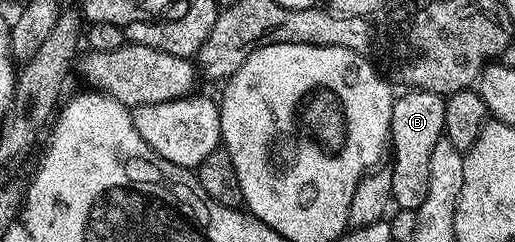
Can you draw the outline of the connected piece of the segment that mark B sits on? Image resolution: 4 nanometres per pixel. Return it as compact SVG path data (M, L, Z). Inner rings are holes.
M418 90L404 91L404 96L396 95L391 105L391 138L390 151L395 157L389 161L393 174L392 201L400 209L418 210L421 202L425 202L425 194L429 194L429 158L433 154L433 146L444 139L446 99L435 92Z

